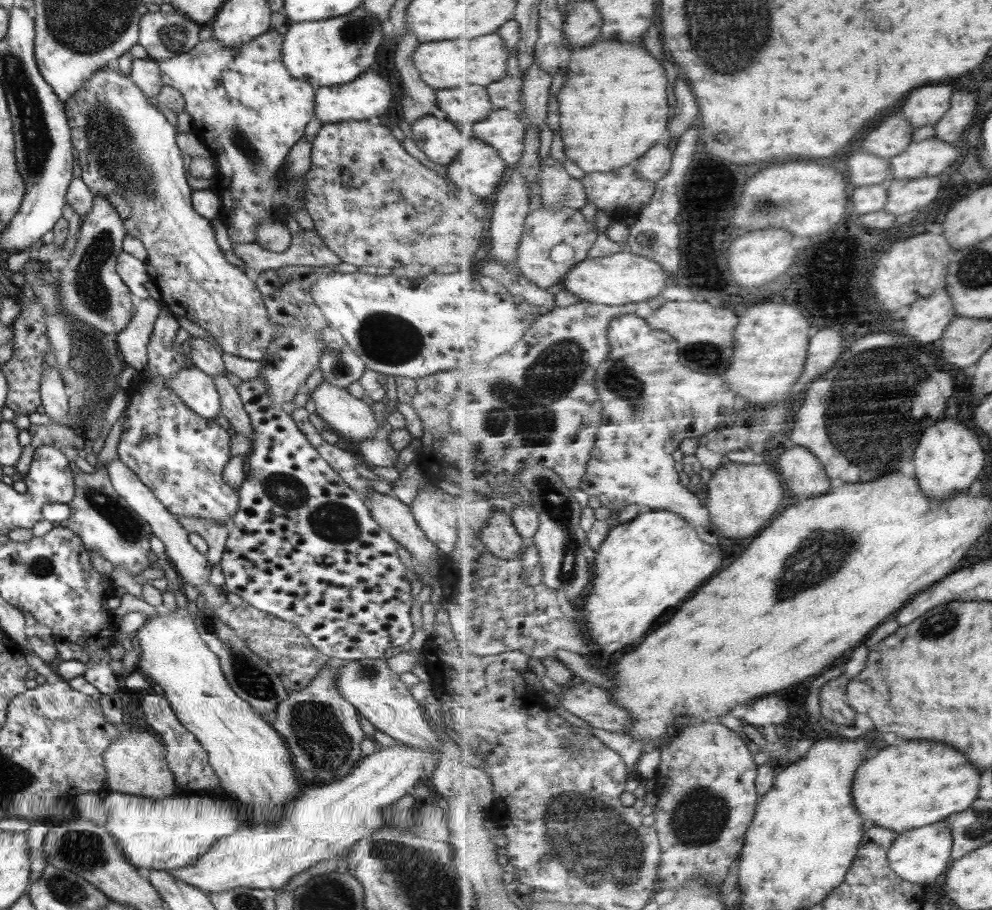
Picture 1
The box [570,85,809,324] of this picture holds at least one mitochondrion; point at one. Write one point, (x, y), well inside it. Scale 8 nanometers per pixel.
(768, 209)

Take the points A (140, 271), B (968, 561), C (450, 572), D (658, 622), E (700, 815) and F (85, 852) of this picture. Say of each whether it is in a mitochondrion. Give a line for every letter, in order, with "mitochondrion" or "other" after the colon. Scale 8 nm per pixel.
A: other
B: other
C: other
D: other
E: mitochondrion
F: mitochondrion

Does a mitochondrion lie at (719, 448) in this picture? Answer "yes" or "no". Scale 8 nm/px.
no

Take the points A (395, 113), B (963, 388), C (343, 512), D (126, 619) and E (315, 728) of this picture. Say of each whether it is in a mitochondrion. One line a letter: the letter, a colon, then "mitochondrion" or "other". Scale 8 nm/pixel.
A: other
B: other
C: mitochondrion
D: other
E: mitochondrion

